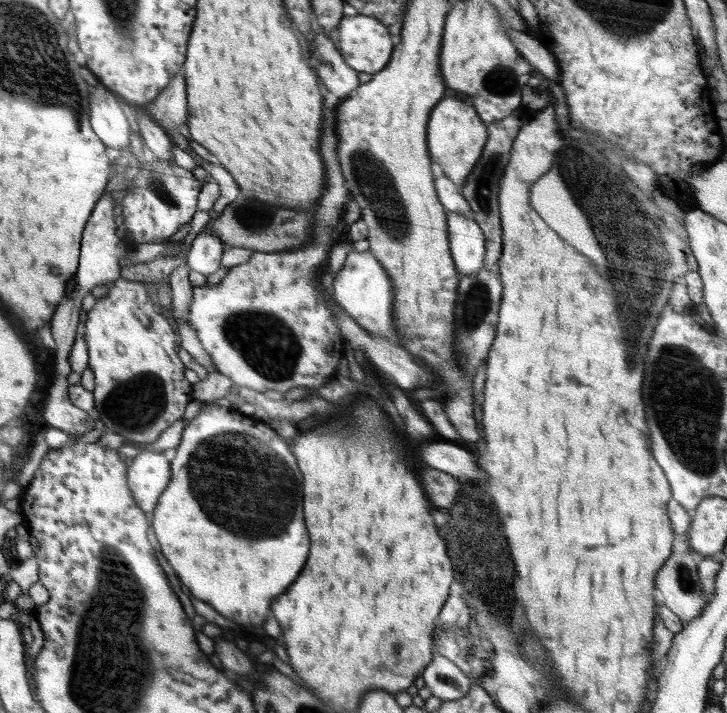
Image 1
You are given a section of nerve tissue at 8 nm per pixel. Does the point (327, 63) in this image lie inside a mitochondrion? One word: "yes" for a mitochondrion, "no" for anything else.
yes

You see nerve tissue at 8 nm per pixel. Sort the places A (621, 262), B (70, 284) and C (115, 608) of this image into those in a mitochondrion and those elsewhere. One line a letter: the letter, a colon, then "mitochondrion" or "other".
A: other
B: other
C: mitochondrion

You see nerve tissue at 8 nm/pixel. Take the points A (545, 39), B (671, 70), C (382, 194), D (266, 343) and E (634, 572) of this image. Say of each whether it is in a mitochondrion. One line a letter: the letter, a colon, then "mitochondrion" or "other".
A: other
B: other
C: mitochondrion
D: mitochondrion
E: other

